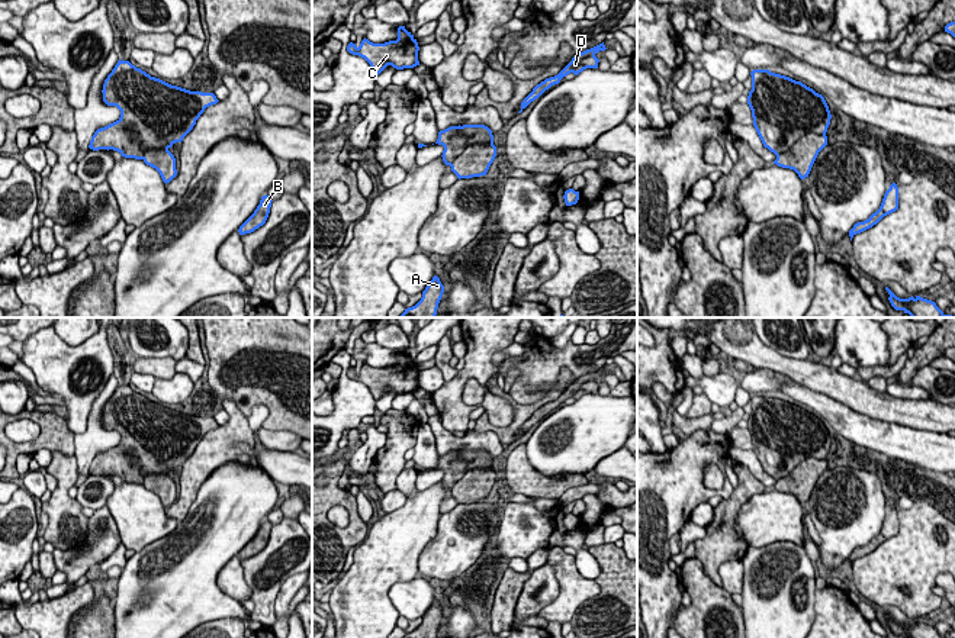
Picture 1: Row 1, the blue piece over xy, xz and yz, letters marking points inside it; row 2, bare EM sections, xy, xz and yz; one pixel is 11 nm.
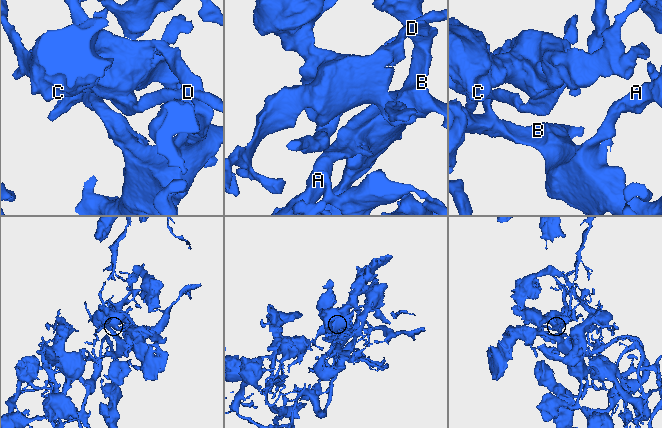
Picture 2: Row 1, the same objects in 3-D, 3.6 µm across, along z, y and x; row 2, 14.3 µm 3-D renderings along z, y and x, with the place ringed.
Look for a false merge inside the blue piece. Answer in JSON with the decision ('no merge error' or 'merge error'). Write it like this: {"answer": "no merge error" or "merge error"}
{"answer": "no merge error"}

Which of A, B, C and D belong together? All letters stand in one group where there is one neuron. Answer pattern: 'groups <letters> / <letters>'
groups A B C D

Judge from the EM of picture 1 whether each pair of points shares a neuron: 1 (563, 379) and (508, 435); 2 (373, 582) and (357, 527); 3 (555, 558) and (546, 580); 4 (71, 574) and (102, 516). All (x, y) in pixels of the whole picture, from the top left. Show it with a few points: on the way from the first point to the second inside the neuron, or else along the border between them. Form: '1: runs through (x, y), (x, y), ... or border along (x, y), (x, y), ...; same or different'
1: runs through (550, 395), (520, 419); same
2: border along (367, 534), (356, 545); different
3: border along (546, 563), (553, 567), (558, 583), (556, 598); different
4: runs through (82, 560), (97, 544), (97, 531); same

